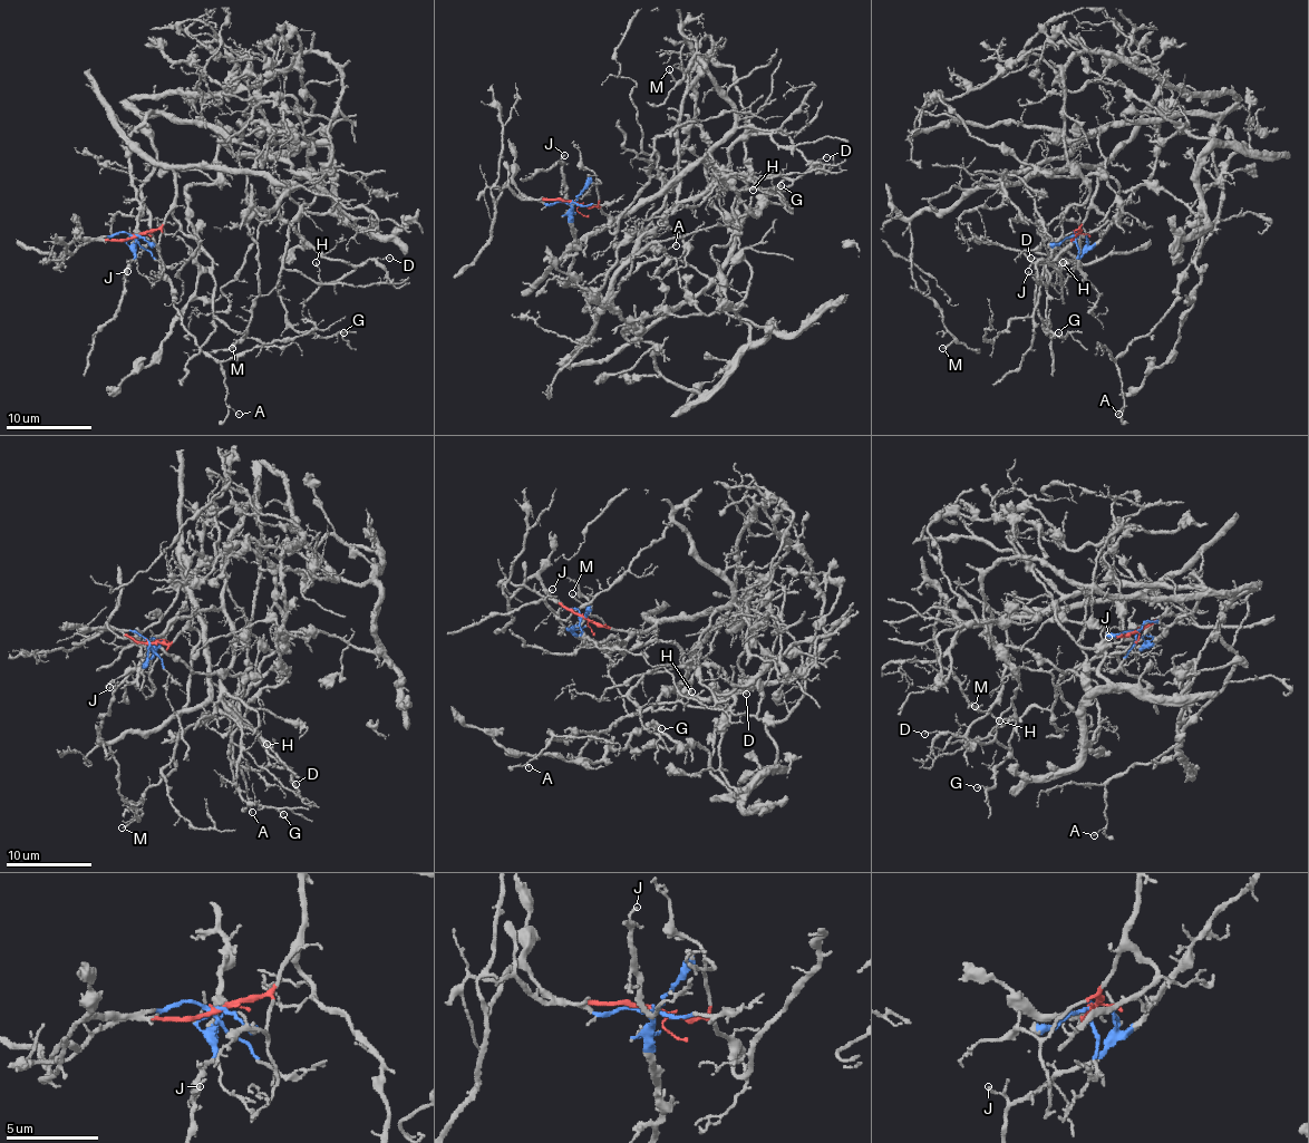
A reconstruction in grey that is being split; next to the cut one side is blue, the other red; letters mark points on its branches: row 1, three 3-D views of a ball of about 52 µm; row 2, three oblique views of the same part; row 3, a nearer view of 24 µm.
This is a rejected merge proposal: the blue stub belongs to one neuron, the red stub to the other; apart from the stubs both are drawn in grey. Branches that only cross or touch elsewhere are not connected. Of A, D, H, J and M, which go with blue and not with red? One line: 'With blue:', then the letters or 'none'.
With blue: A, J

